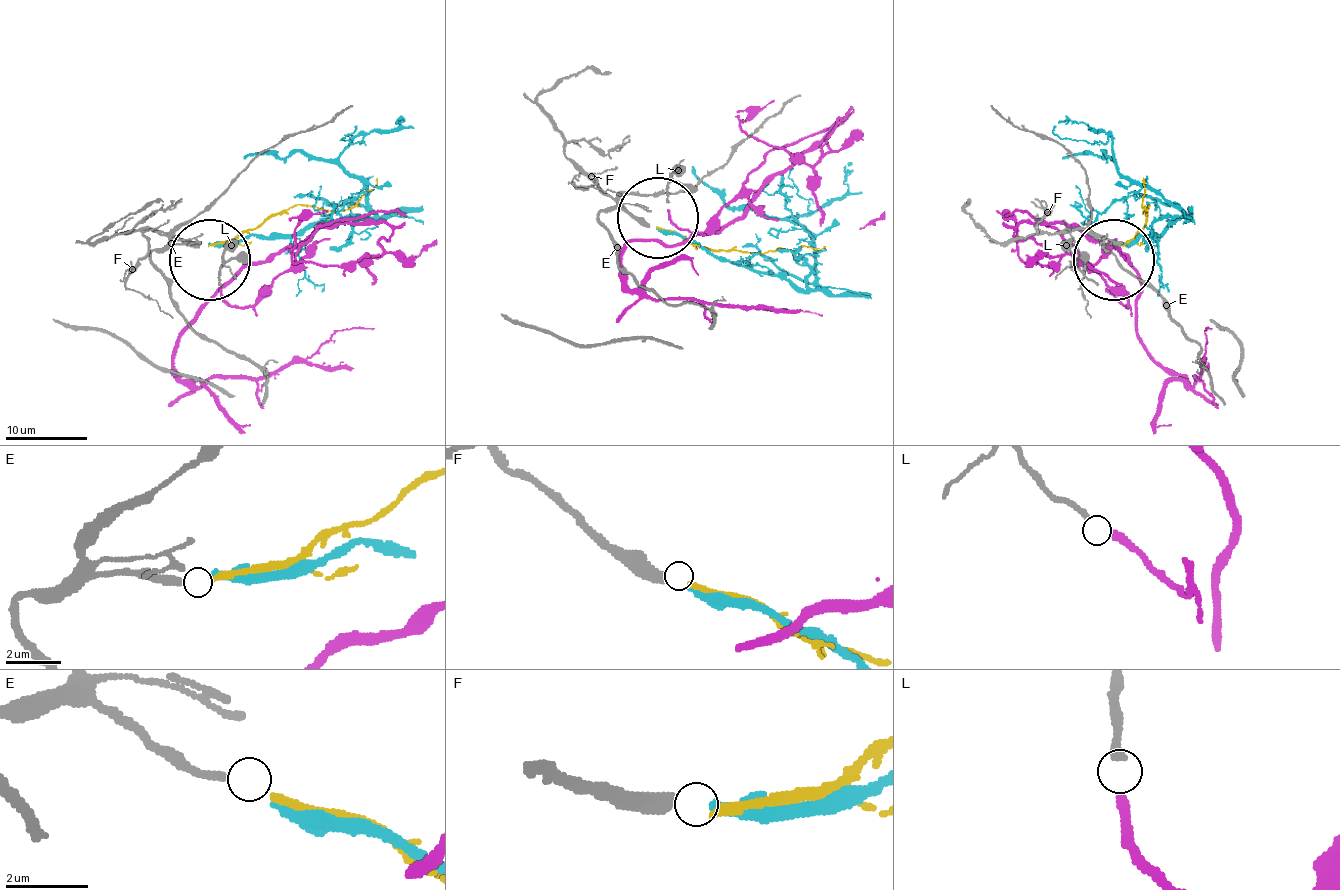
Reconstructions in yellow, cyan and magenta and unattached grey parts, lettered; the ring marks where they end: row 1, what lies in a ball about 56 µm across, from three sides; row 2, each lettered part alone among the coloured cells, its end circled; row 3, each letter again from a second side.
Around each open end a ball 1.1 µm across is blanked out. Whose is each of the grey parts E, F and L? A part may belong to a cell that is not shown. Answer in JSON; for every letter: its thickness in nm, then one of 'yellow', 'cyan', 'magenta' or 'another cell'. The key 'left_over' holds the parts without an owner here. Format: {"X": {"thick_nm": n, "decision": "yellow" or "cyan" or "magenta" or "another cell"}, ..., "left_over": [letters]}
{"E": {"thick_nm": 240, "decision": "yellow"}, "F": {"thick_nm": 480, "decision": "cyan"}, "L": {"thick_nm": 200, "decision": "magenta"}, "left_over": []}

